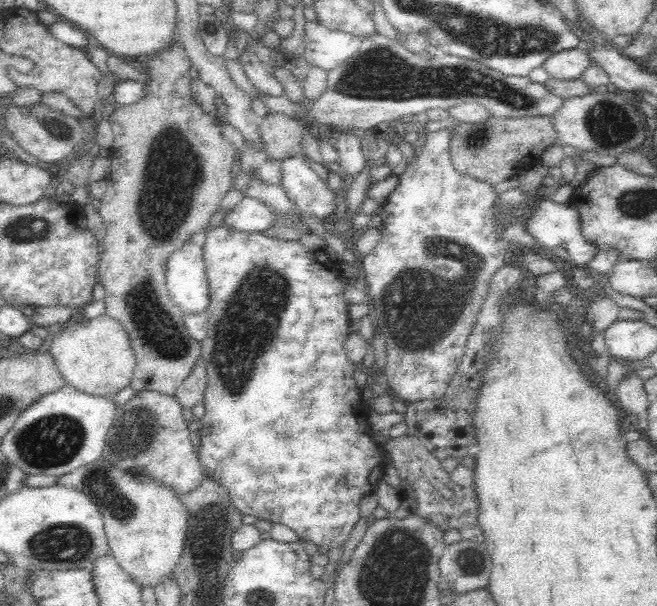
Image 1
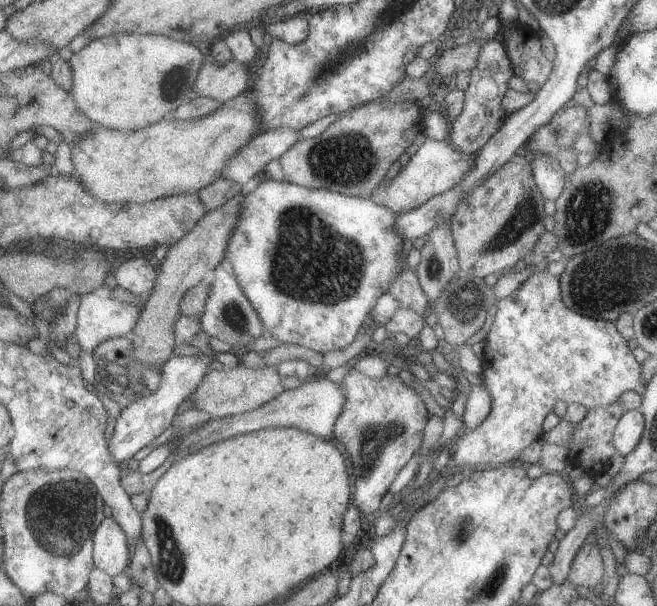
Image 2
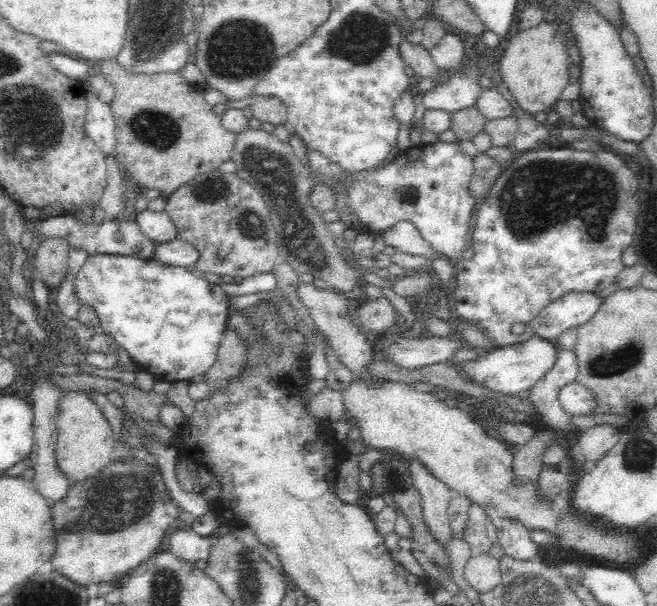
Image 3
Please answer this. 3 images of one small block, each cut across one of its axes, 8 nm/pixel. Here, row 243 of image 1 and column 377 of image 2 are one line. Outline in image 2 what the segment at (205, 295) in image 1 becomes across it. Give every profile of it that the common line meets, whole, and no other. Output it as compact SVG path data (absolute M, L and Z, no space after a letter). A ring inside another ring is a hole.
M427 140L411 153L411 160L399 174L393 172L377 189L383 206L397 213L407 213L431 201L435 196L455 189L474 168L475 155L454 148L449 140Z

